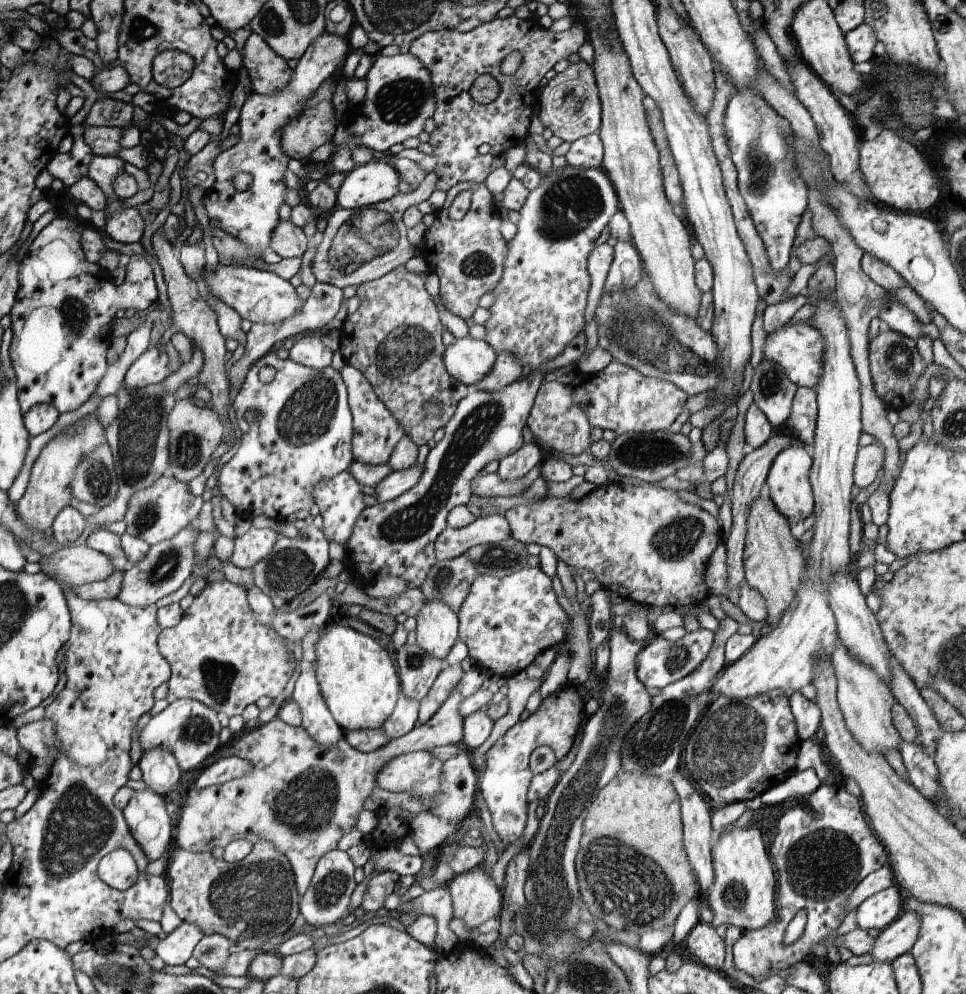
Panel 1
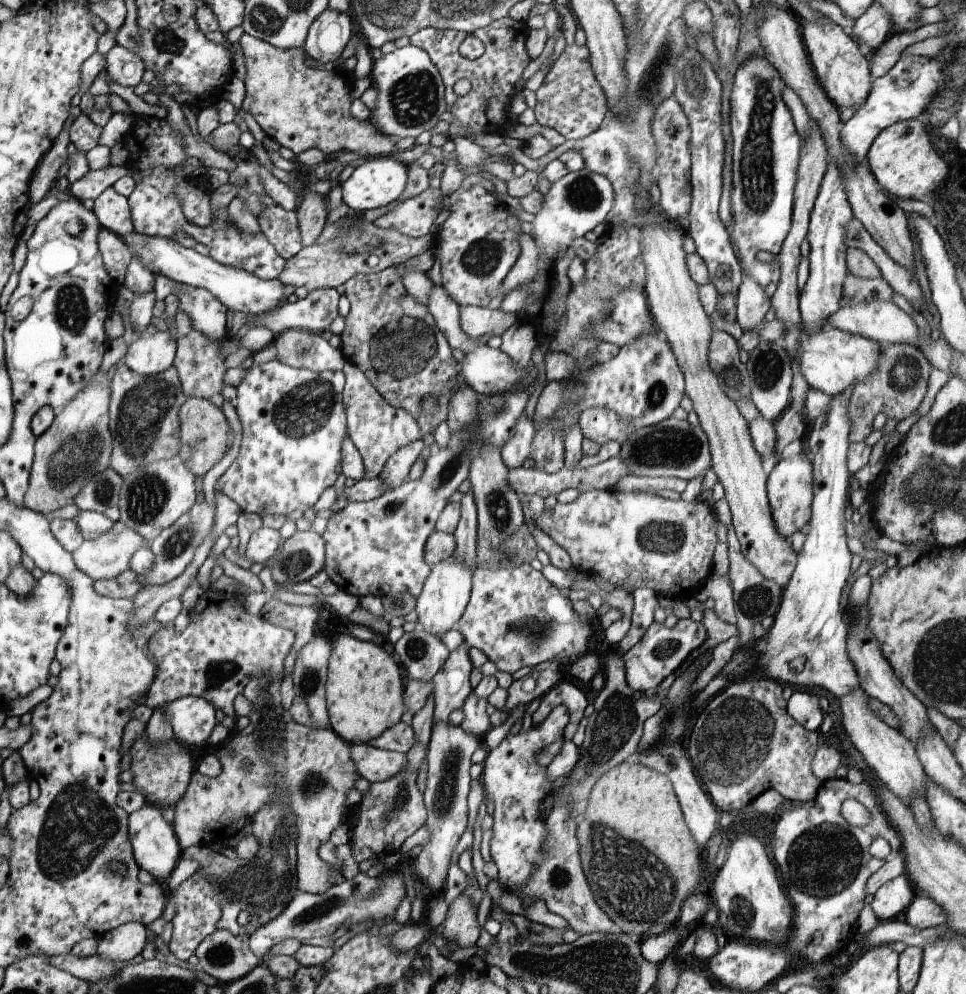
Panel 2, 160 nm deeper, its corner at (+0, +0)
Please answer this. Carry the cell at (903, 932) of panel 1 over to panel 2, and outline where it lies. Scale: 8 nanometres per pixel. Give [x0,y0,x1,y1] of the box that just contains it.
[901,894,947,930]

